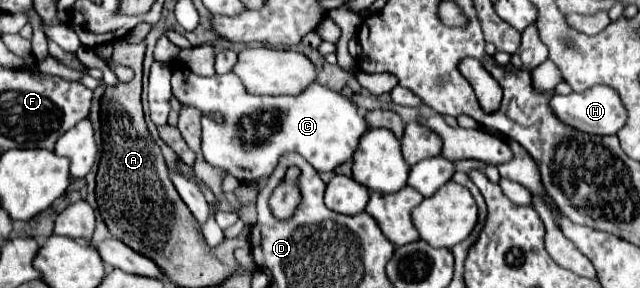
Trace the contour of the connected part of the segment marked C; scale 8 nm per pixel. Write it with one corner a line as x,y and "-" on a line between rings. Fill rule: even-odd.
171,62
169,68
173,96
183,106
193,106
201,112
203,158
211,166
233,174
239,182
253,182
261,176
269,176
279,156
285,152
301,154
317,172
331,172
353,158
359,138
369,128
353,100
321,84
311,84
299,96
255,96
245,90
243,82
233,72
203,78
183,64
-
209,112
221,112
225,124
215,124
207,116

